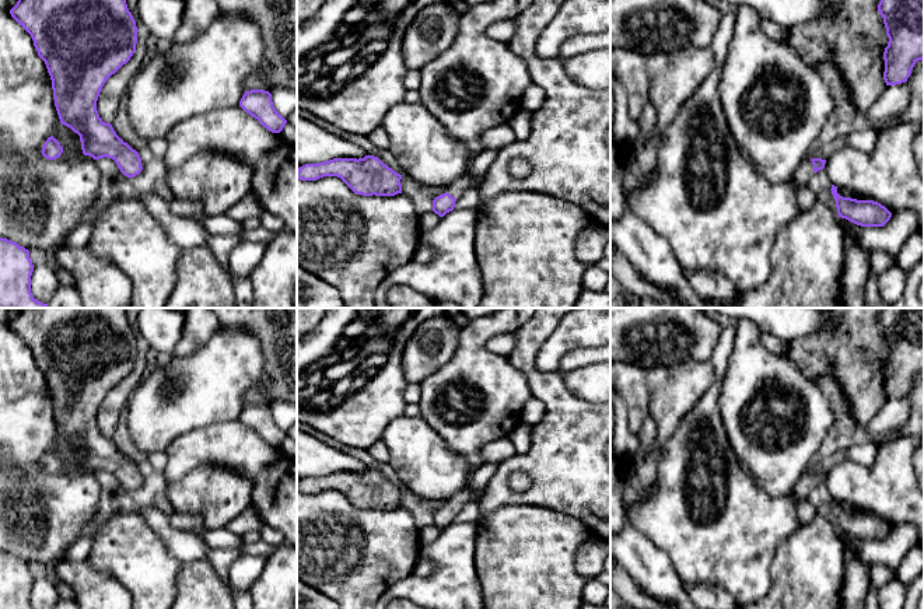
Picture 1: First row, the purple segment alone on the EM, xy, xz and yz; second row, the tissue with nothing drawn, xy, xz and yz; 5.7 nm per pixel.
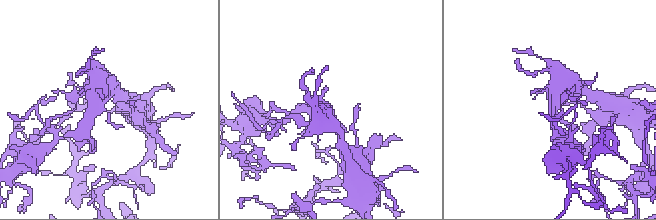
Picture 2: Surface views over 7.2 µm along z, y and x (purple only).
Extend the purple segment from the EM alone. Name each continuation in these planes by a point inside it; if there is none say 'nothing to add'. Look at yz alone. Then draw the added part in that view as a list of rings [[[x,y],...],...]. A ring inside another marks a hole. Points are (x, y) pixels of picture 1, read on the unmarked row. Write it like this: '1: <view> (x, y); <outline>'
1: yz (804, 486); [[[806,470],[794,486],[794,491],[791,496],[792,501],[794,503],[806,501],[808,494],[812,491],[813,487],[815,487],[813,477],[811,472]]]

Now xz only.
1: xz (461, 499); [[[466,486],[465,489],[454,494],[451,498],[448,498],[445,501],[445,505],[454,510],[455,512],[459,512],[468,503],[472,503],[472,501],[479,503],[482,496],[483,496],[483,491],[476,494],[472,491],[472,489]]]

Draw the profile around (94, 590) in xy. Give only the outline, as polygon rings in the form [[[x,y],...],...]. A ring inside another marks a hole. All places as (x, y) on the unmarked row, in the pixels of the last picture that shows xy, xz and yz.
[[[88,560],[60,561],[57,580],[70,585],[80,609],[132,609],[132,596],[115,578],[97,571]]]

